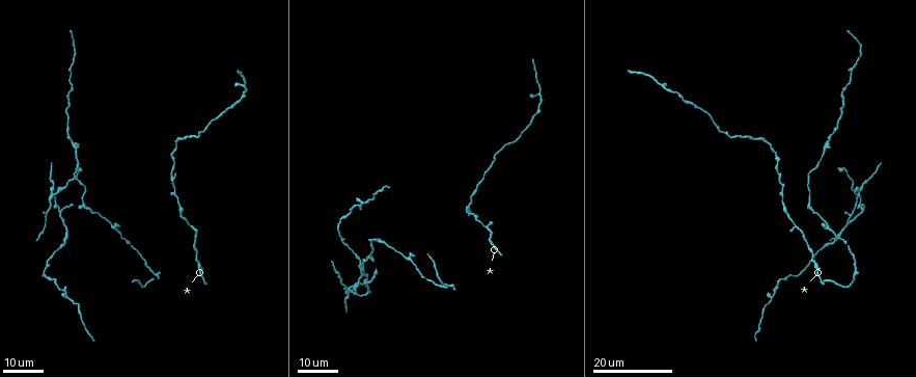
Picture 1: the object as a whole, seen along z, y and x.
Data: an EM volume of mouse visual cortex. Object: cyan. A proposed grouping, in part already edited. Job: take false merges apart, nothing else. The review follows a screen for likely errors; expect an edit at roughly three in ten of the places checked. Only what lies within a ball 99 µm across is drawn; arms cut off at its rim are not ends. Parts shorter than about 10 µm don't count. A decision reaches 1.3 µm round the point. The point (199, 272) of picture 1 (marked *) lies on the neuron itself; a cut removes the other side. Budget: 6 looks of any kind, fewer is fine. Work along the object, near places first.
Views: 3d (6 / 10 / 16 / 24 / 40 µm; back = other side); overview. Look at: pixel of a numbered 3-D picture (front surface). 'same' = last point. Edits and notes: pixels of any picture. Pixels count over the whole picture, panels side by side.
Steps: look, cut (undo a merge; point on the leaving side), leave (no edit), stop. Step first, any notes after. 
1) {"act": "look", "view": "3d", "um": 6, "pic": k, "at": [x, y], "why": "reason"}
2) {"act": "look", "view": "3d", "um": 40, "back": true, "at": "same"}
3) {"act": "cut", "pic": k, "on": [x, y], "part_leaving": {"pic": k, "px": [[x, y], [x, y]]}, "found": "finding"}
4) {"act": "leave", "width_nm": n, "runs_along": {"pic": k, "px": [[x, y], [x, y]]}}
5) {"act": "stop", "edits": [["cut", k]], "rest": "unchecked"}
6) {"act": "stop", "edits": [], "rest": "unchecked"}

{"act": "look", "view": "3d", "um": 16, "pic": 1, "at": [863, 212], "why": "calibre changes"}

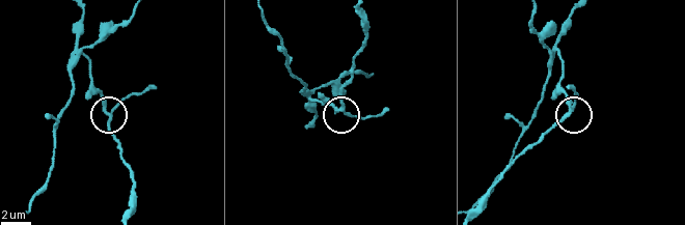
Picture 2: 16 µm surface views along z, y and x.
{"act": "look", "view": "3d", "um": 10, "pic": 2, "at": [339, 109]}

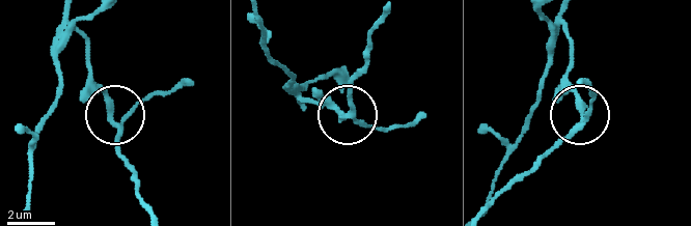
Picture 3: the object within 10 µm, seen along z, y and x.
{"act": "leave", "width_nm": 220, "found": "all the same neuron"}

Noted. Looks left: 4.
{"act": "look", "view": "3d", "um": 24, "pic": 1, "at": [859, 195], "why": "four arms meet"}

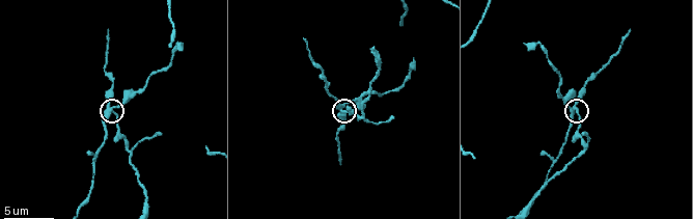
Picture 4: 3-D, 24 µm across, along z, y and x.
{"act": "look", "view": "3d", "um": 6, "pic": 4, "at": [576, 106], "why": "zoom in"}

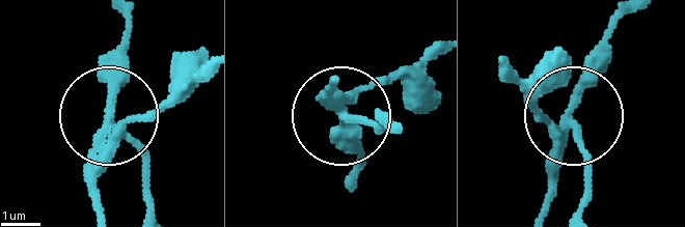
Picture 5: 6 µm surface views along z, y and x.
{"act": "cut", "pic": 5, "on": [124, 66], "arms": 4, "found": "a second neuron is stuck on"}

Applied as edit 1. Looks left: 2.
{"act": "look", "view": "3d", "um": 24, "pic": 1, "at": [358, 205], "why": "three-way junction"}

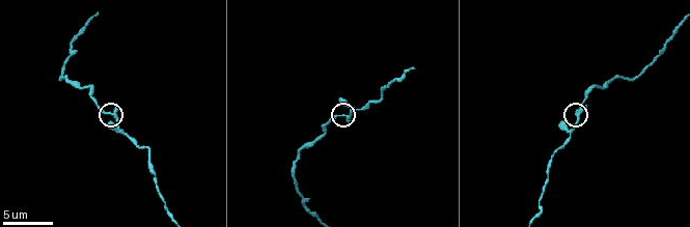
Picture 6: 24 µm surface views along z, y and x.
{"act": "look", "view": "3d", "um": 6, "pic": 6, "at": [576, 112]}

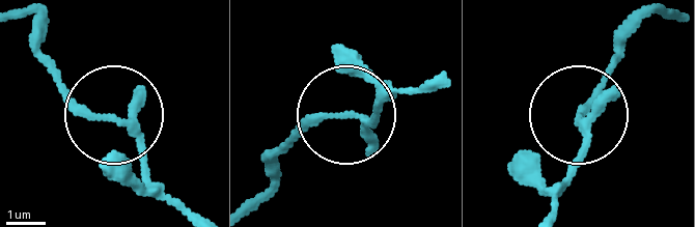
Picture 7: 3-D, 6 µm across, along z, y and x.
{"act": "leave", "arms": 3, "runs_along": {"pic": 7, "px": [[32, 19], [61, 88], [131, 137], [150, 177], [187, 214]]}, "found": "continuous, no second neuron"}

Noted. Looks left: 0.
{"act": "stop", "edits": [["cut", 5]], "rest": "unchecked"}

